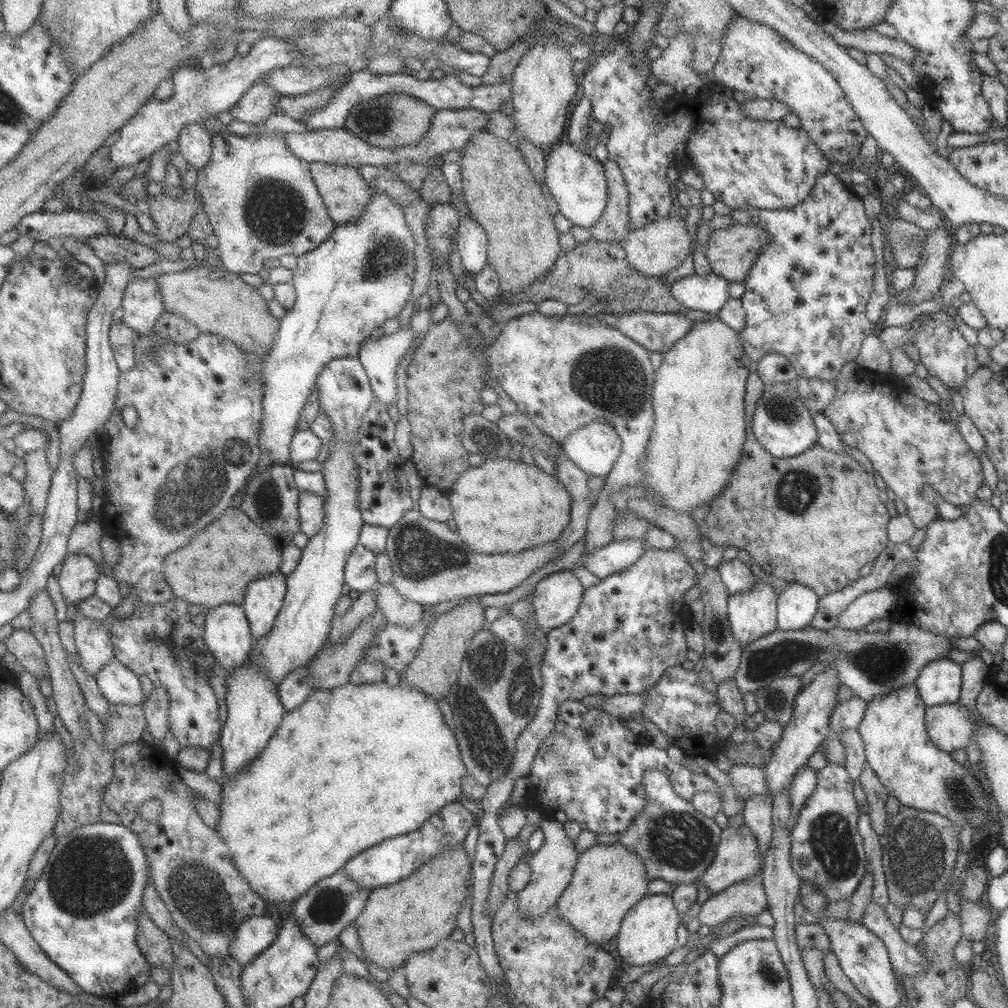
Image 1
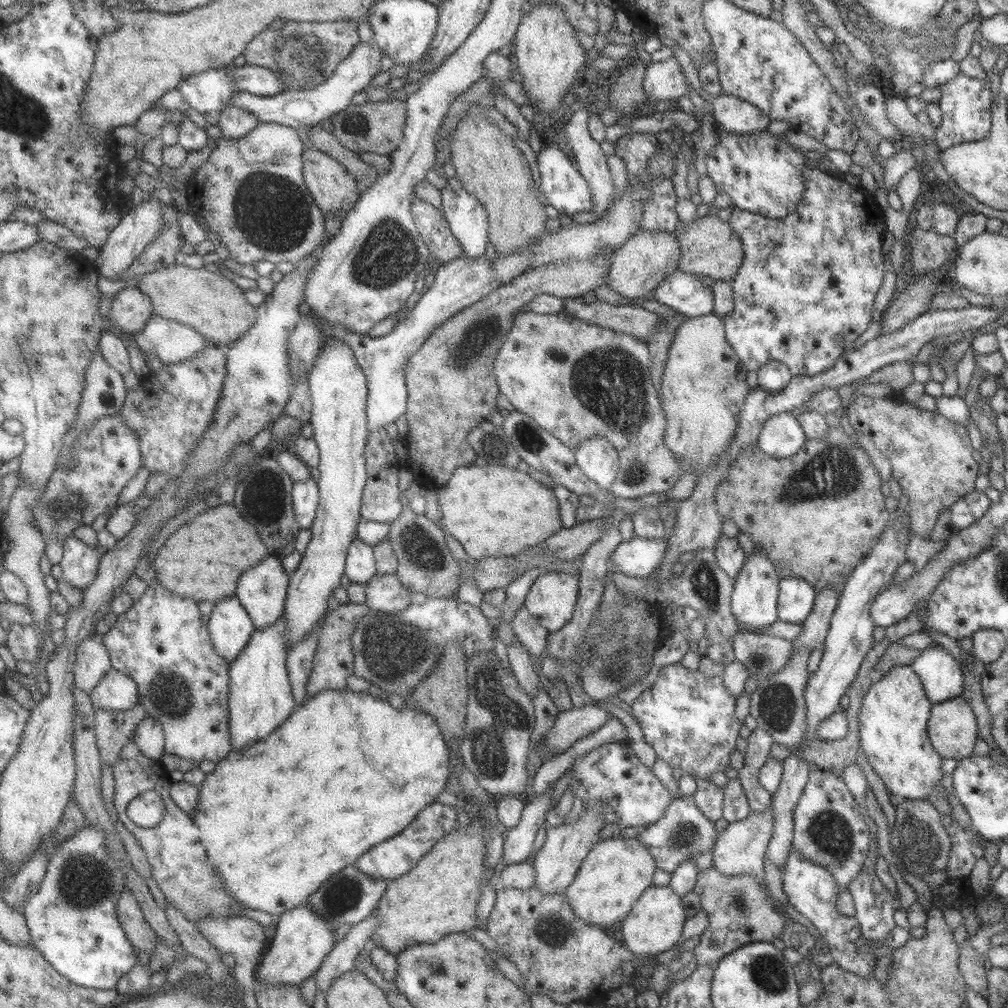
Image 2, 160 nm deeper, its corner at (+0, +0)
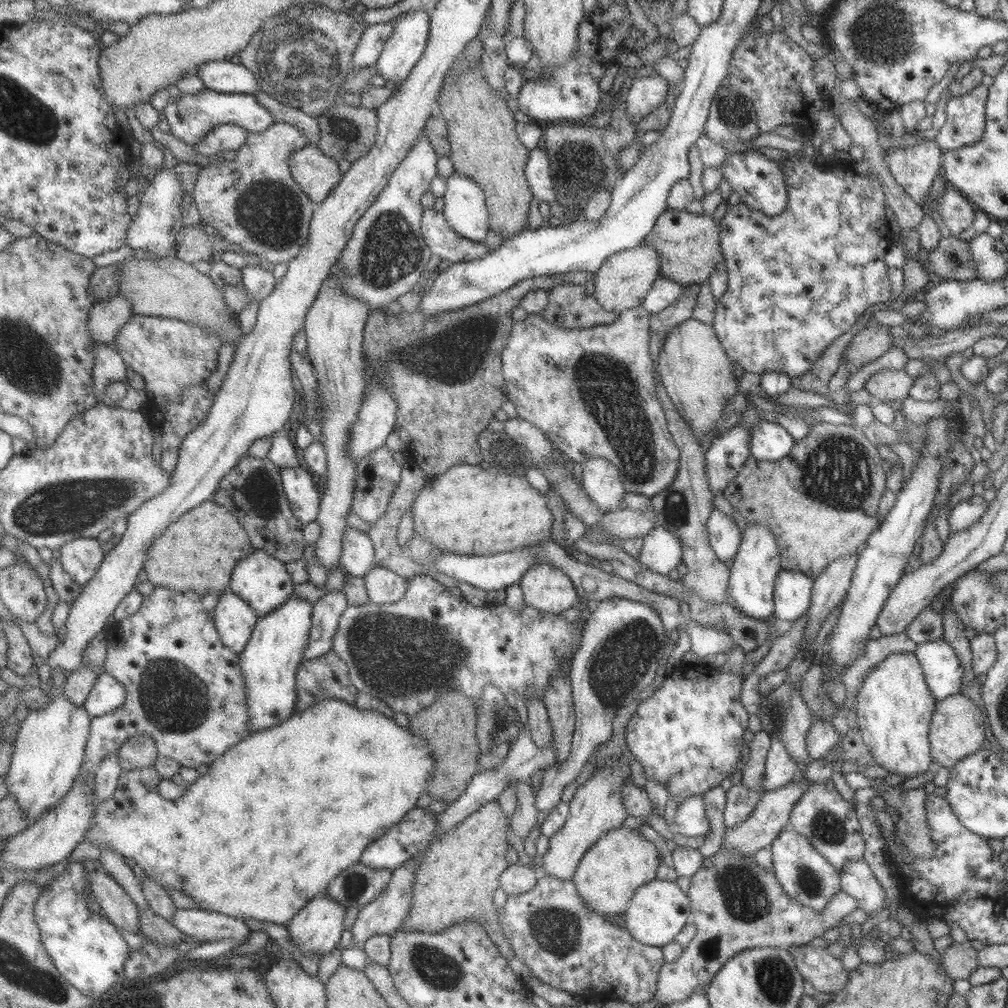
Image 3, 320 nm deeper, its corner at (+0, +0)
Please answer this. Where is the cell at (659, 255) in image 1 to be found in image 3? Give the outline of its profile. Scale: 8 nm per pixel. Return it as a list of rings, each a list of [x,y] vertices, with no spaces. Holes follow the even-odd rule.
[[[644,243],[612,254],[594,273],[592,296],[607,313],[619,314],[641,305],[651,283],[660,276],[660,259],[657,253]]]

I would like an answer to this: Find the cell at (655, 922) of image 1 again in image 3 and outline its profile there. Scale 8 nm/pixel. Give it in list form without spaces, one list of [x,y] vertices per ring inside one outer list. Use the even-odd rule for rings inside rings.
[[[655,878],[634,890],[623,913],[625,928],[637,942],[661,948],[689,922],[690,900],[677,883]]]

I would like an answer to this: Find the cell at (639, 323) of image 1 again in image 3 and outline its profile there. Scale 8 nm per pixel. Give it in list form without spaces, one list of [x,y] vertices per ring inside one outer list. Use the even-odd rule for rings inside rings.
[[[561,283],[555,285],[547,291],[547,306],[539,312],[540,317],[549,322],[551,326],[561,326],[562,328],[583,328],[595,325],[611,324],[618,314],[607,313],[592,295],[587,296],[582,285],[572,283]]]

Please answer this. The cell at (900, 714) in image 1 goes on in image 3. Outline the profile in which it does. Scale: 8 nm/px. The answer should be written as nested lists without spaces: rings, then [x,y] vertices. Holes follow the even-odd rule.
[[[913,652],[891,654],[875,665],[856,692],[855,721],[876,764],[904,778],[933,766],[928,728],[936,701]]]

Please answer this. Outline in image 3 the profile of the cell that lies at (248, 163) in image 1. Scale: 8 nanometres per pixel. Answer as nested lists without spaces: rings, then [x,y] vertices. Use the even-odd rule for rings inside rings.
[[[275,122],[263,132],[250,133],[231,162],[202,168],[193,190],[201,221],[218,228],[227,242],[265,258],[272,265],[288,263],[302,252],[310,237],[315,202],[291,173],[291,154],[310,145],[298,126]]]

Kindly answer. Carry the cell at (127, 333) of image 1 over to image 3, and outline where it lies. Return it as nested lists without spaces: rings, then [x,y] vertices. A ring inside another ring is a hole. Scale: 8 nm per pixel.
[[[99,343],[95,346],[96,363],[94,366],[94,390],[99,401],[106,396],[108,386],[112,382],[127,380],[127,363],[118,353],[116,345]]]

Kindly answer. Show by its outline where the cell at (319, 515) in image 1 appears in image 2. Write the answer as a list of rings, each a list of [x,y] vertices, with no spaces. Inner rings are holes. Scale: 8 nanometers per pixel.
[[[313,479],[294,481],[294,512],[299,526],[311,529],[320,506],[320,486]]]

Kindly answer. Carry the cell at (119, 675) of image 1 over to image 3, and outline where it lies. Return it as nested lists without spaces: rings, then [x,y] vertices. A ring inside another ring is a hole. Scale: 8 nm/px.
[[[101,672],[84,708],[92,717],[102,717],[126,704],[127,689],[113,674]]]

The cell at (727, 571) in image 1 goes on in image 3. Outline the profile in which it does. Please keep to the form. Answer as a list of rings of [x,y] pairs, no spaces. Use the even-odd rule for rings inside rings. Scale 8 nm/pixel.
[[[712,509],[706,524],[708,544],[719,561],[729,564],[737,554],[741,534],[734,520],[721,510]]]

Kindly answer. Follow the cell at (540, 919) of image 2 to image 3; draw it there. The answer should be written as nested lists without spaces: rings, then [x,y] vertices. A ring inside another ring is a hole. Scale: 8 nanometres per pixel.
[[[539,874],[531,890],[507,897],[505,905],[498,910],[498,921],[515,958],[519,958],[539,982],[568,991],[578,1000],[591,994],[613,994],[613,998],[629,1005],[653,999],[658,972],[664,963],[661,948],[637,942],[626,928],[614,926],[604,915],[587,908],[571,879],[562,881]]]

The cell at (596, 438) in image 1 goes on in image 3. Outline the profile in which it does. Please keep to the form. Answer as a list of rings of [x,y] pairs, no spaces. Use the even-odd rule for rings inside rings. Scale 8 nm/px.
[[[590,458],[582,465],[581,483],[587,497],[601,512],[623,506],[624,486],[619,470],[604,458]]]

